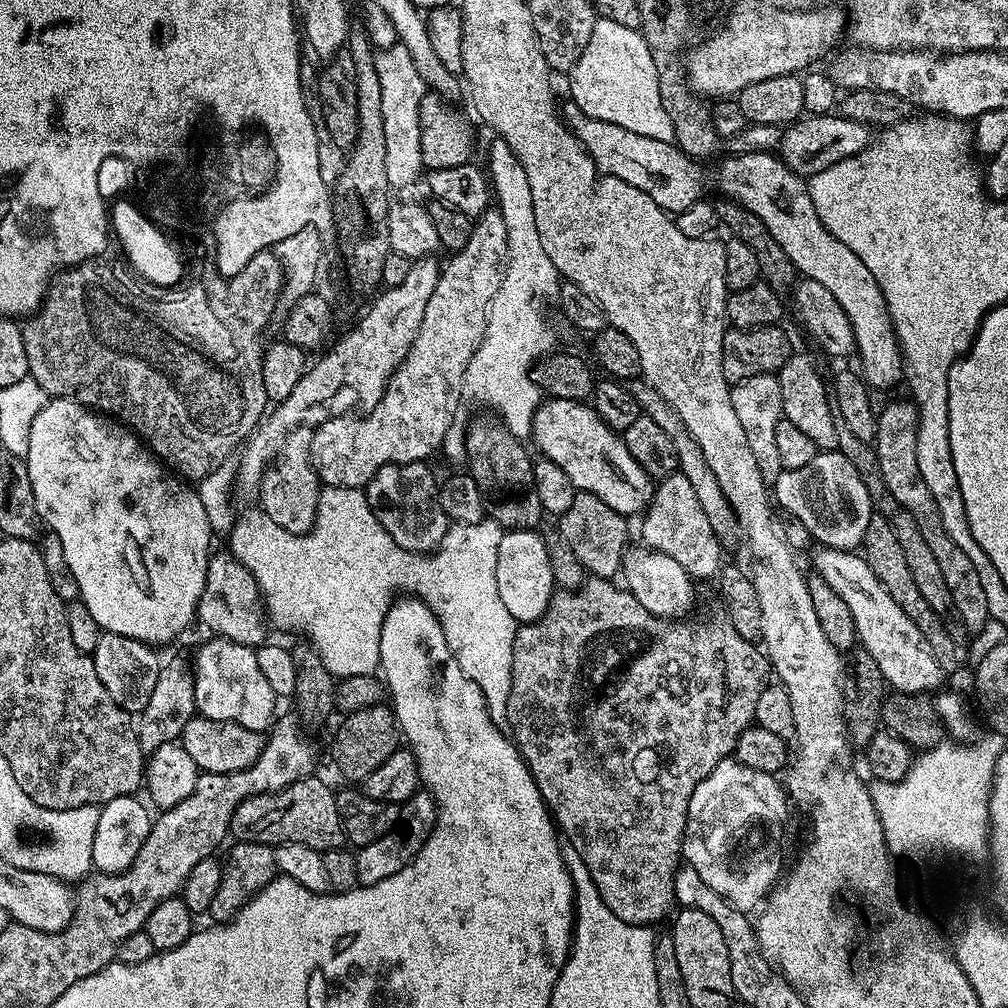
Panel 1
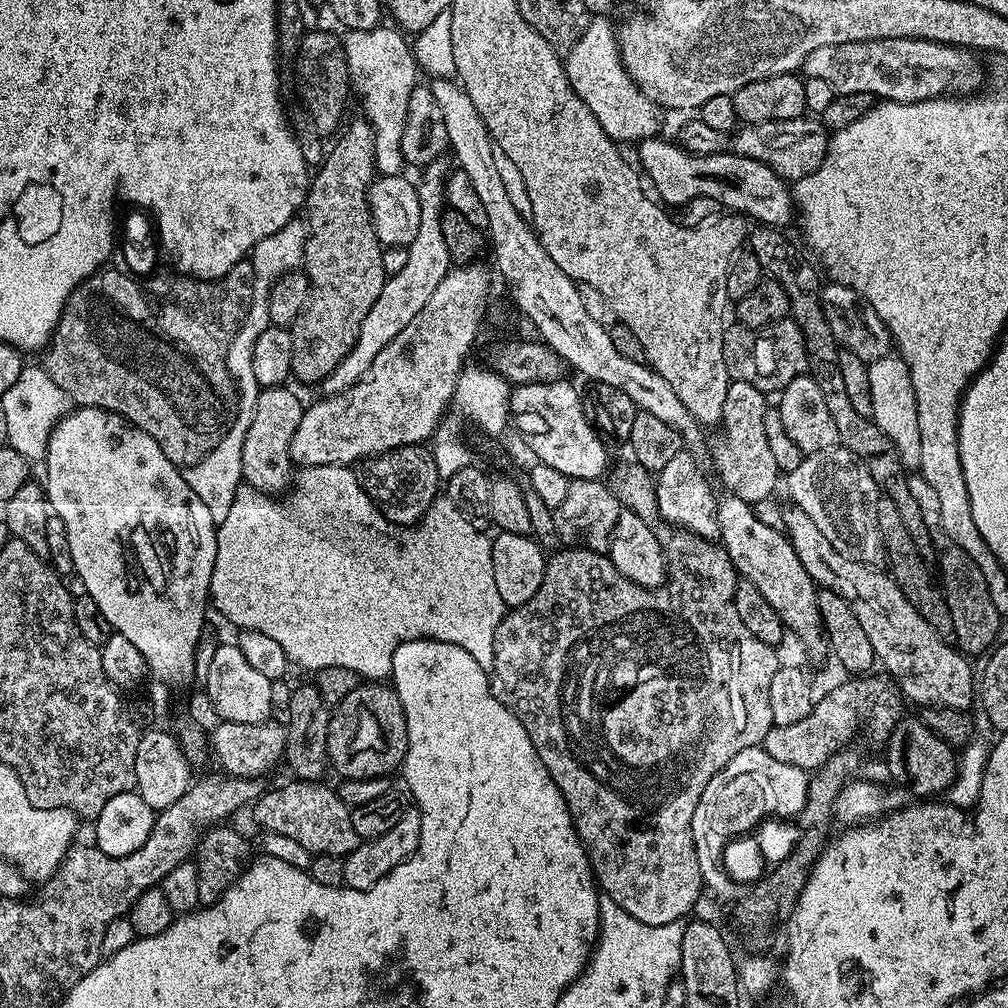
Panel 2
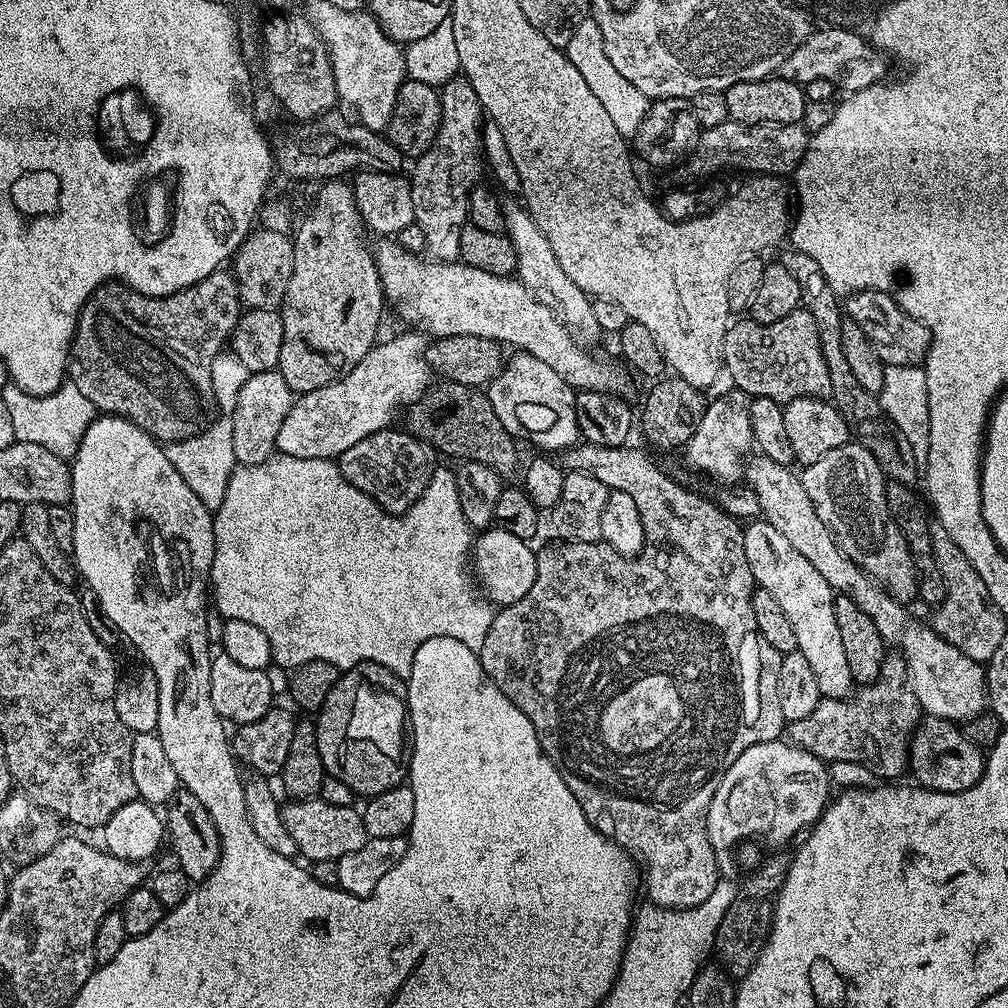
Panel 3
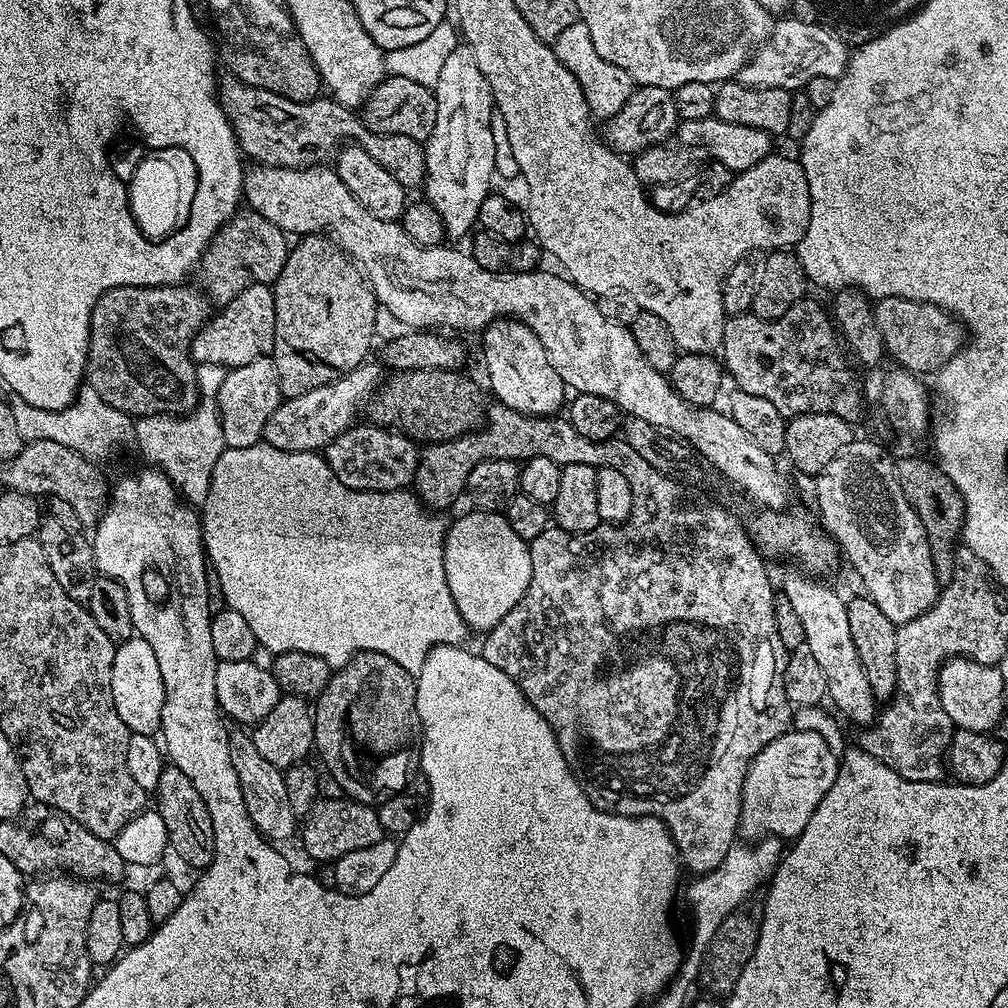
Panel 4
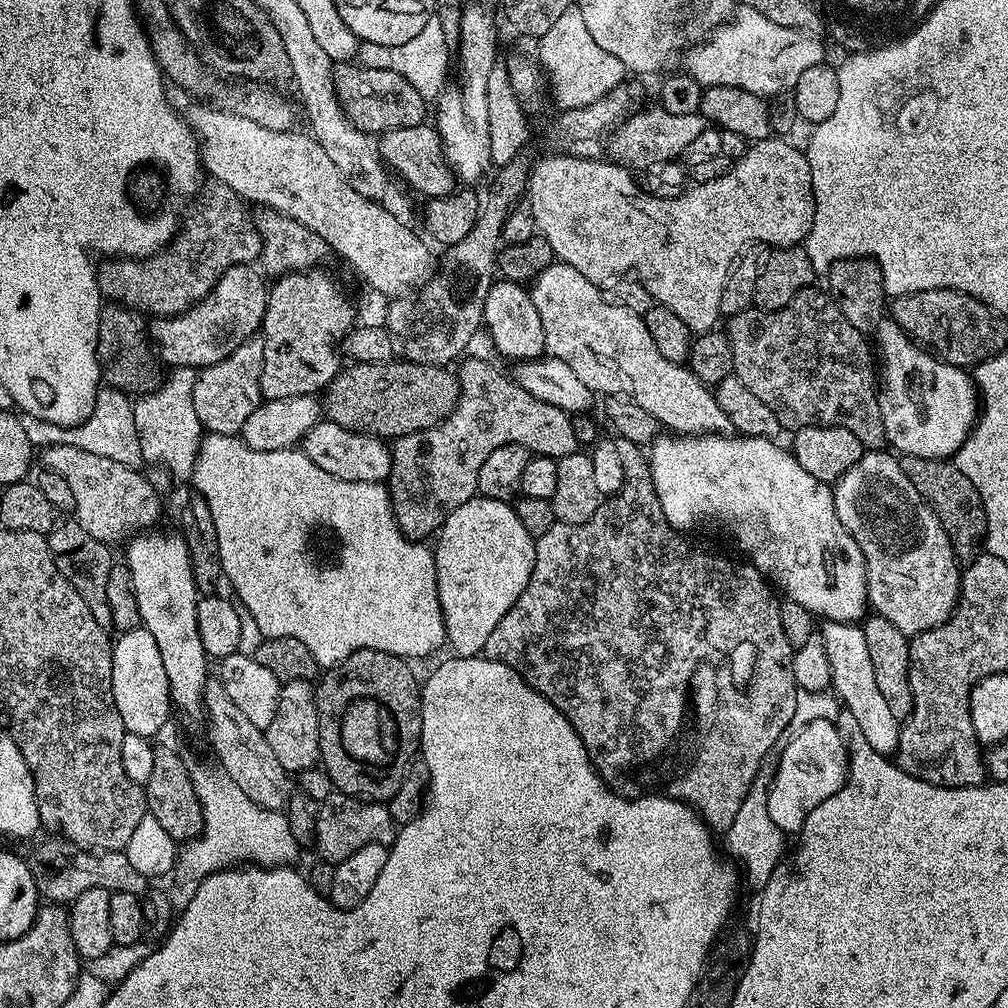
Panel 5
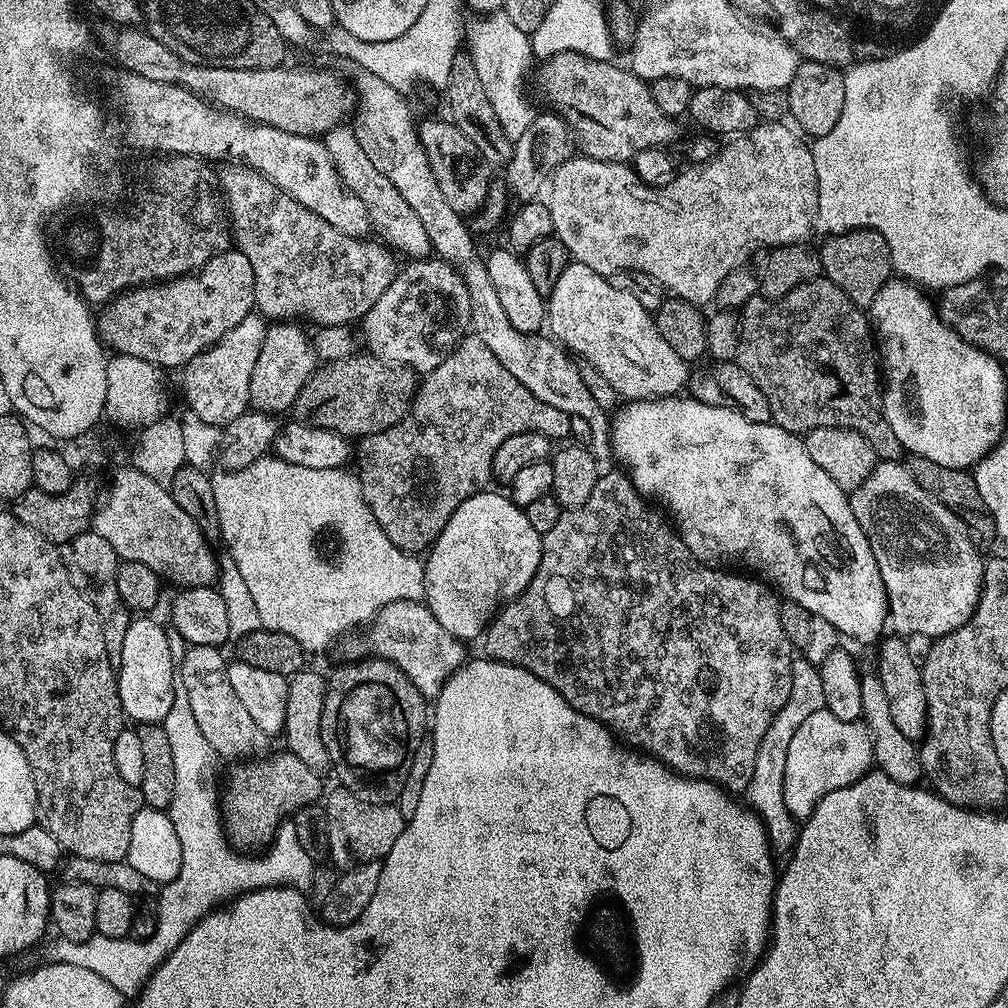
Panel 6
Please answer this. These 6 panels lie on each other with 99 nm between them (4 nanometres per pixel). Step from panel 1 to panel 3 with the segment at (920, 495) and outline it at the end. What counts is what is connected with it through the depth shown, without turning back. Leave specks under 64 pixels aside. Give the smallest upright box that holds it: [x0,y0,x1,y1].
[928,522,1006,662]

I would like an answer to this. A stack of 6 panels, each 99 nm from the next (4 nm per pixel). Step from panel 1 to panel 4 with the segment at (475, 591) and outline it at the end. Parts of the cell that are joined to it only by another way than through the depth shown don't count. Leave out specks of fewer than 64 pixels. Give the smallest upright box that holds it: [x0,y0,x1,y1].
[202,442,470,673]

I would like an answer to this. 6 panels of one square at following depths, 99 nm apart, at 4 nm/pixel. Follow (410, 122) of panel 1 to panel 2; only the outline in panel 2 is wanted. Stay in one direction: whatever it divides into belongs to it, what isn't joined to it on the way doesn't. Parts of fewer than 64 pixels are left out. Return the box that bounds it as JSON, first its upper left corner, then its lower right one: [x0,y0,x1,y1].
[343,26,418,176]

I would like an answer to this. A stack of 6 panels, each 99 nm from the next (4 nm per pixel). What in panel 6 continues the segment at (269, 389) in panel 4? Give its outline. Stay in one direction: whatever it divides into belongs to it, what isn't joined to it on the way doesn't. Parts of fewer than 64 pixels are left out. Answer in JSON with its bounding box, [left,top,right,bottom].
[184,314,268,426]

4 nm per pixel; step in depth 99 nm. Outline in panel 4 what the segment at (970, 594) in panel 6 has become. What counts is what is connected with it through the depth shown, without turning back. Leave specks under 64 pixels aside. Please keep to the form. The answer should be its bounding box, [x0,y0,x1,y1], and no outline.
[815,438,941,626]

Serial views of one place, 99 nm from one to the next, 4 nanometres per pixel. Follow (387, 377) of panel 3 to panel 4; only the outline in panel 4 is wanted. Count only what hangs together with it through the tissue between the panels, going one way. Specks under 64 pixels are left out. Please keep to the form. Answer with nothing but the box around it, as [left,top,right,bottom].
[263,363,381,453]

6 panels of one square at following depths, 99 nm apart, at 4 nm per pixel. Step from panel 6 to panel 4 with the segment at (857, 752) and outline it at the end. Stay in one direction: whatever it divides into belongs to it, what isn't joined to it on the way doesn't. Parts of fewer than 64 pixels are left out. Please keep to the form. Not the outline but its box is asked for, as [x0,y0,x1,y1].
[741,729,839,840]

